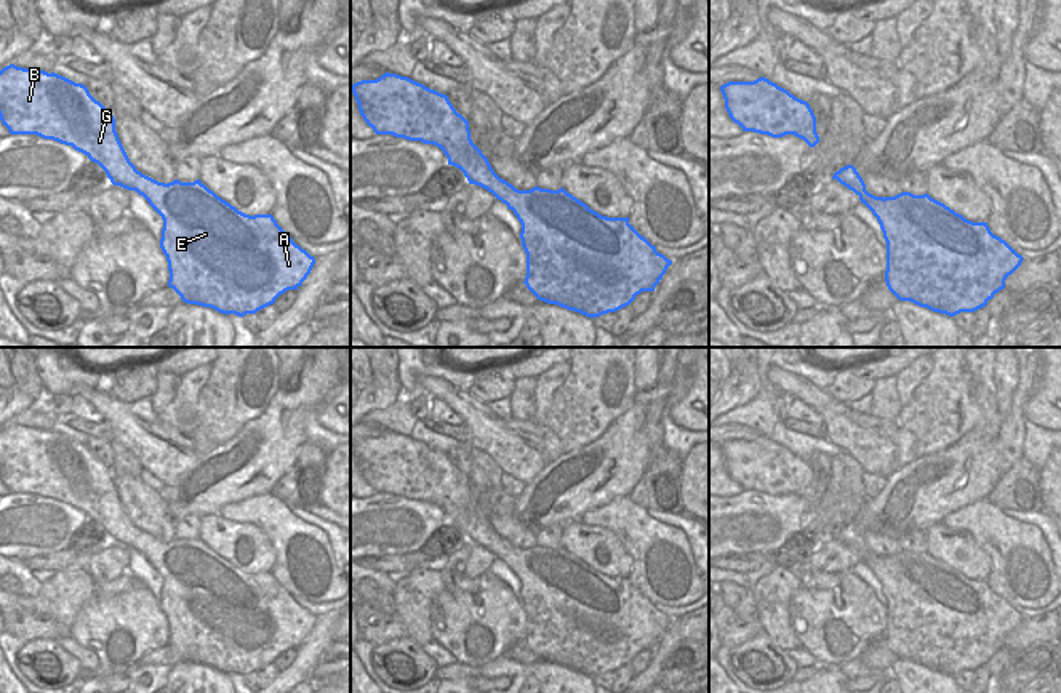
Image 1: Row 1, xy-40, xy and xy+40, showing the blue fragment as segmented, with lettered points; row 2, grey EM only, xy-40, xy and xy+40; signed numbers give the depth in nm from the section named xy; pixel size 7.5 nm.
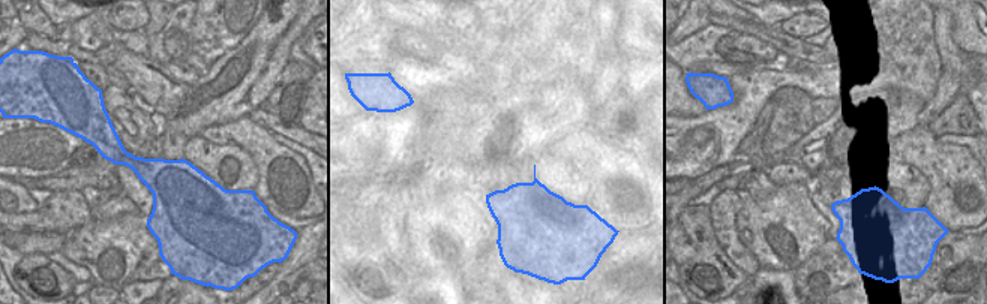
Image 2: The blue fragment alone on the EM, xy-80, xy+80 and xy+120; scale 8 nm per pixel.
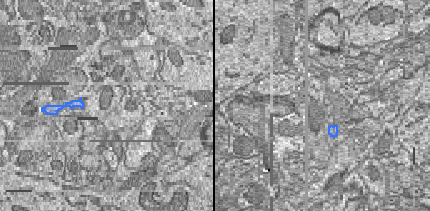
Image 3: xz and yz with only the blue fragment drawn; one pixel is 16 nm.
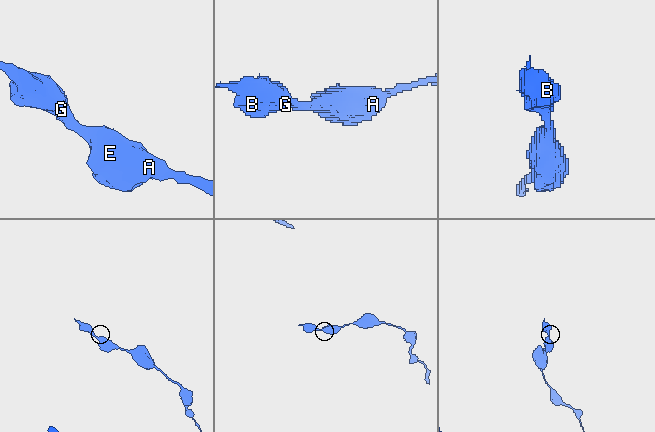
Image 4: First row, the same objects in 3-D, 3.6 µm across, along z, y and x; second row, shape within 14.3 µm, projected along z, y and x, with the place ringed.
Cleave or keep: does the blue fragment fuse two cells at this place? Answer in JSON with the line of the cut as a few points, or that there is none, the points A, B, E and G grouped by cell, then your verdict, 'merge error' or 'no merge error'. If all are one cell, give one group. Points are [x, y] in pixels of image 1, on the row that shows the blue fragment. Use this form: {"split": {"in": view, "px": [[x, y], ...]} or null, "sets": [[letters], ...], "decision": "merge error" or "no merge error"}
{"split": null, "sets": [["A", "B", "E", "G"]], "decision": "no merge error"}

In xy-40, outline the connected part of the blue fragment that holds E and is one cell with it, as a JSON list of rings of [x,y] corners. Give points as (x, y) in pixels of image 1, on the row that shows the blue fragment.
[[[10,64],[0,70],[0,120],[10,134],[37,134],[72,146],[98,163],[114,186],[142,195],[163,219],[160,248],[168,261],[168,286],[187,304],[226,315],[256,314],[285,291],[298,290],[315,264],[315,258],[296,245],[272,214],[245,214],[200,179],[165,184],[138,171],[118,139],[112,112],[82,83]]]

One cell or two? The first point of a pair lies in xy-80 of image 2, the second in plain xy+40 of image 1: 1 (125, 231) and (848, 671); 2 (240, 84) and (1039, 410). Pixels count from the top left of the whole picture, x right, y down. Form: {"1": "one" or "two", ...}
{"1": "two", "2": "two"}

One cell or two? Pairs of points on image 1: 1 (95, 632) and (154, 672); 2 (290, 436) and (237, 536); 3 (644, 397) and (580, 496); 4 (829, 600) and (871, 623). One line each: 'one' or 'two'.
1: two
2: two
3: one
4: one

